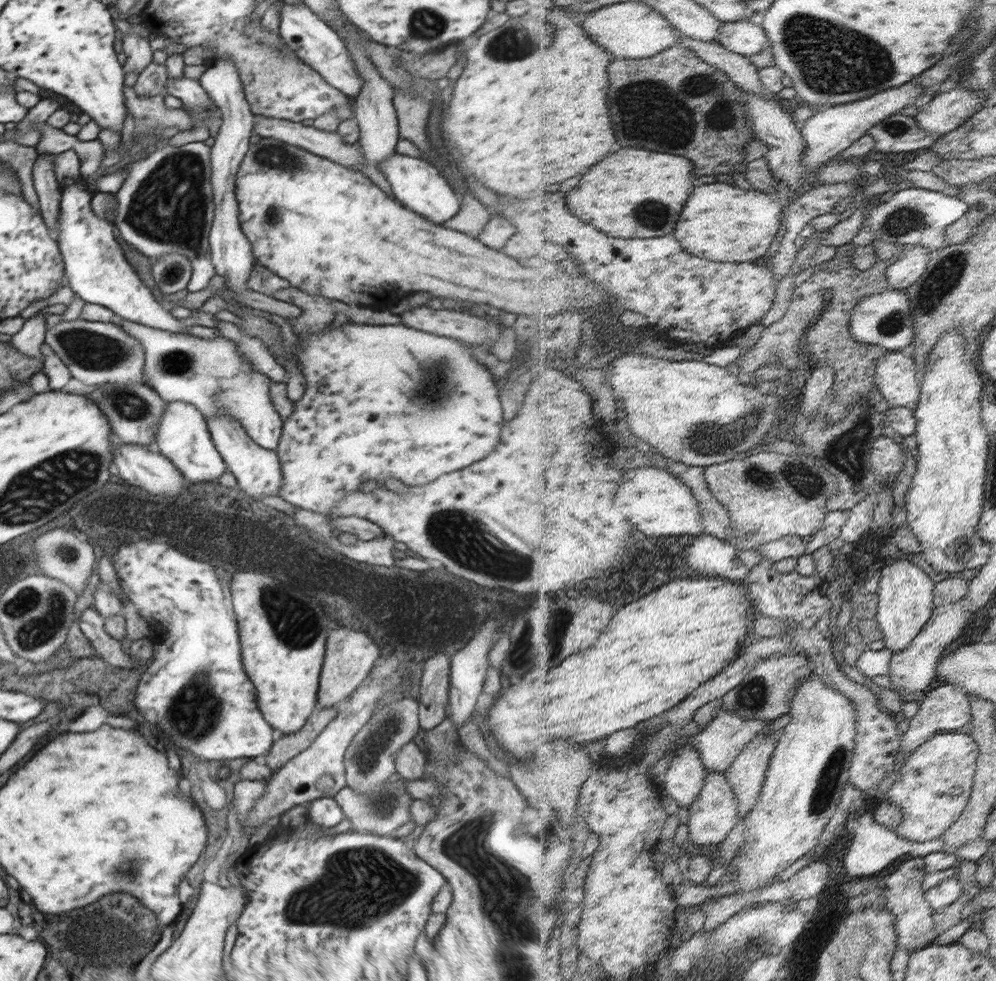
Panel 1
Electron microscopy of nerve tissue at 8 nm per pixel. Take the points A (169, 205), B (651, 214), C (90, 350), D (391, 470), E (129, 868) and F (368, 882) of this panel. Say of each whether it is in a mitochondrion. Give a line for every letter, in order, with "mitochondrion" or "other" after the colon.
A: mitochondrion
B: mitochondrion
C: mitochondrion
D: other
E: mitochondrion
F: mitochondrion

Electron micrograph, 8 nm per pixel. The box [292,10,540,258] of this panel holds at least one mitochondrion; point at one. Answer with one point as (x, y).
(510, 44)

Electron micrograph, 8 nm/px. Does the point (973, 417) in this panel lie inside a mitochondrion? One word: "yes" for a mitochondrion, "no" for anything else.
no

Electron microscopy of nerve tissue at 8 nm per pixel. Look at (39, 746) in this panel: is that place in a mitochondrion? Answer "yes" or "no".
no

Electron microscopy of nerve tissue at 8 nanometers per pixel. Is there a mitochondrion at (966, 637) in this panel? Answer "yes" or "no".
no

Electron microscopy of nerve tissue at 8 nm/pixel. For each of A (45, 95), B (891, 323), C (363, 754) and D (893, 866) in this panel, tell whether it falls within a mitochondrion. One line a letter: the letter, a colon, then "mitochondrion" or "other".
A: other
B: mitochondrion
C: mitochondrion
D: other

